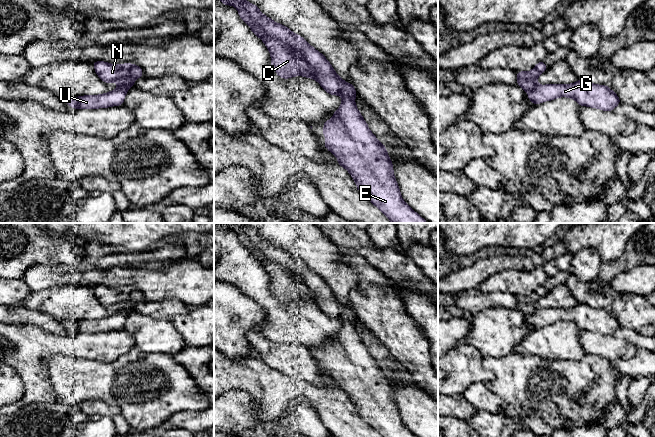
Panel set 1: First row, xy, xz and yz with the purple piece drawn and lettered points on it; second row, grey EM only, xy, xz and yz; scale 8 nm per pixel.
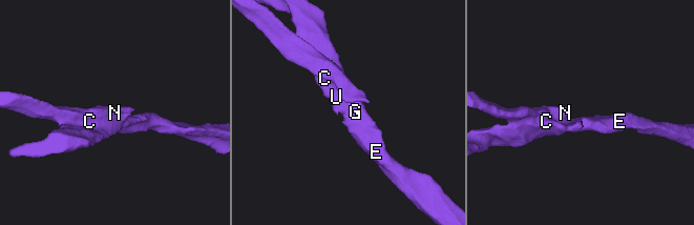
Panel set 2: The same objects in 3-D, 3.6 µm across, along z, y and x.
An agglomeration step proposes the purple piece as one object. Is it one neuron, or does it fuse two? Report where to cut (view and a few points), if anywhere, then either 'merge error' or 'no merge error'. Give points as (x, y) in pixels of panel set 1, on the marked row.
xz (234, 5), (241, 6), (265, 34), (295, 50), (319, 82) | merge error

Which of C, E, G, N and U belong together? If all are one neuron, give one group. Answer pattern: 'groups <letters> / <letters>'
groups C E G U / N

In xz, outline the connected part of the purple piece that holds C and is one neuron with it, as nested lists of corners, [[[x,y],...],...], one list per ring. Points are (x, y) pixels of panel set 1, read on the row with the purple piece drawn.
[[[238,4],[235,7],[242,21],[250,26],[252,33],[258,36],[268,48],[271,55],[271,66],[280,78],[289,79],[299,75],[317,81],[310,65],[299,53],[287,44],[265,35],[245,9]]]

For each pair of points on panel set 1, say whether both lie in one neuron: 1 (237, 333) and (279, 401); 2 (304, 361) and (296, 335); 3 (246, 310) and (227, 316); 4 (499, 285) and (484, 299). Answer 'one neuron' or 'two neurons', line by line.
1: two neurons
2: two neurons
3: one neuron
4: two neurons

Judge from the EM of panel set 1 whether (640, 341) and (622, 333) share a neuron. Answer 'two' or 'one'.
one

